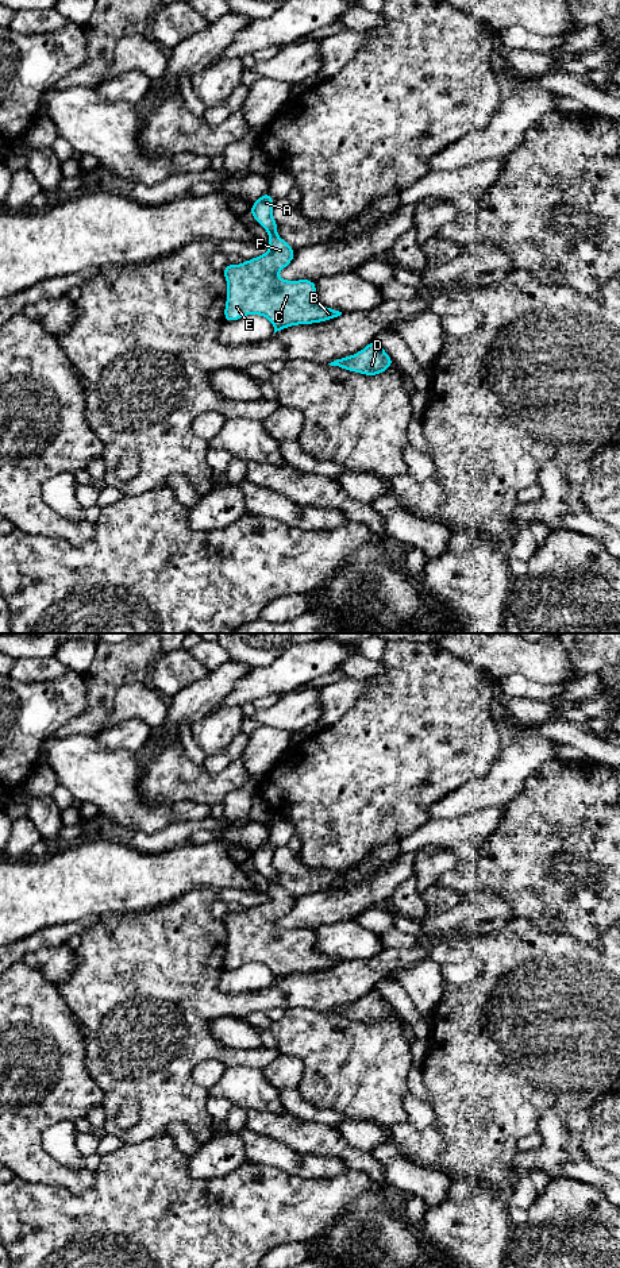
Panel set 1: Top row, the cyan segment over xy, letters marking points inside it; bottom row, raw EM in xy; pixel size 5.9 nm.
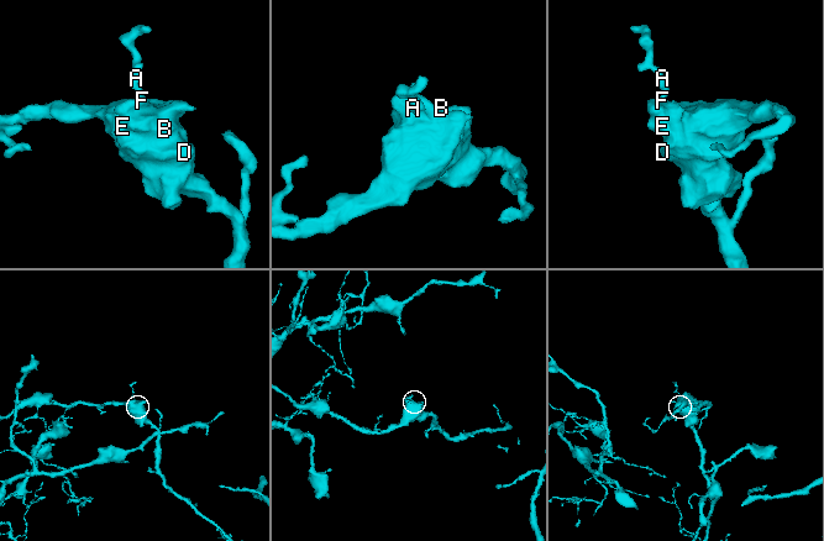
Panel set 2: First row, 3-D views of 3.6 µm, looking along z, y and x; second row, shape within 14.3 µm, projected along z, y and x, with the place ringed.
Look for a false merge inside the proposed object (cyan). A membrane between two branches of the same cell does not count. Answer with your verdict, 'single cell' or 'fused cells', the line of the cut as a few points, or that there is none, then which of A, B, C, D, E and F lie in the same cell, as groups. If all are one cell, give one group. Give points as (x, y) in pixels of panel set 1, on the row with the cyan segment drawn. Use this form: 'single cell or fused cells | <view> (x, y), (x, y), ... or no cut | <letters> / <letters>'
single cell | no cut | A B C D E F

